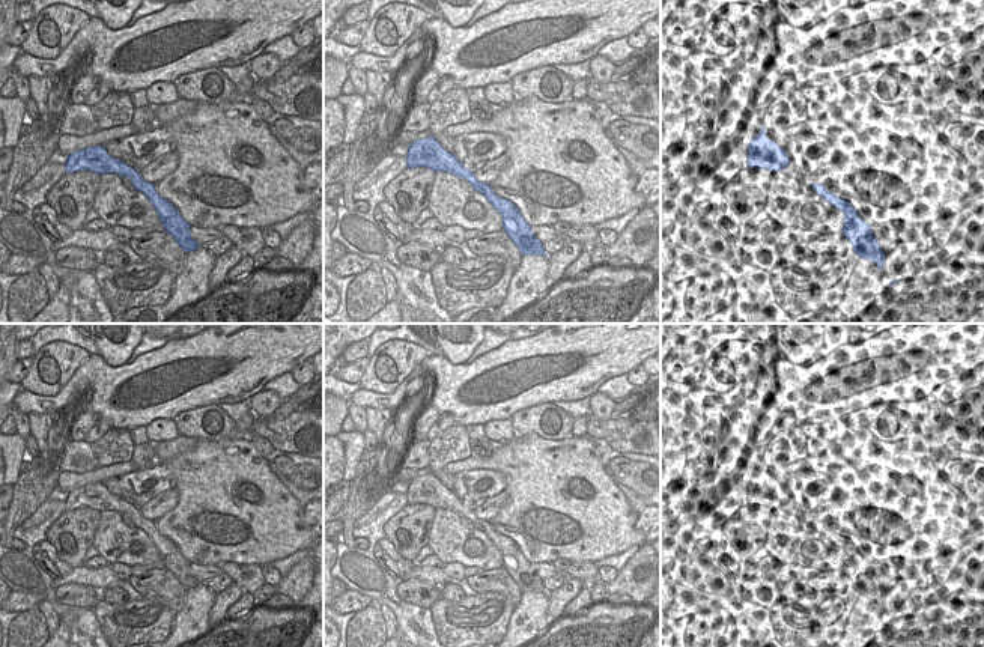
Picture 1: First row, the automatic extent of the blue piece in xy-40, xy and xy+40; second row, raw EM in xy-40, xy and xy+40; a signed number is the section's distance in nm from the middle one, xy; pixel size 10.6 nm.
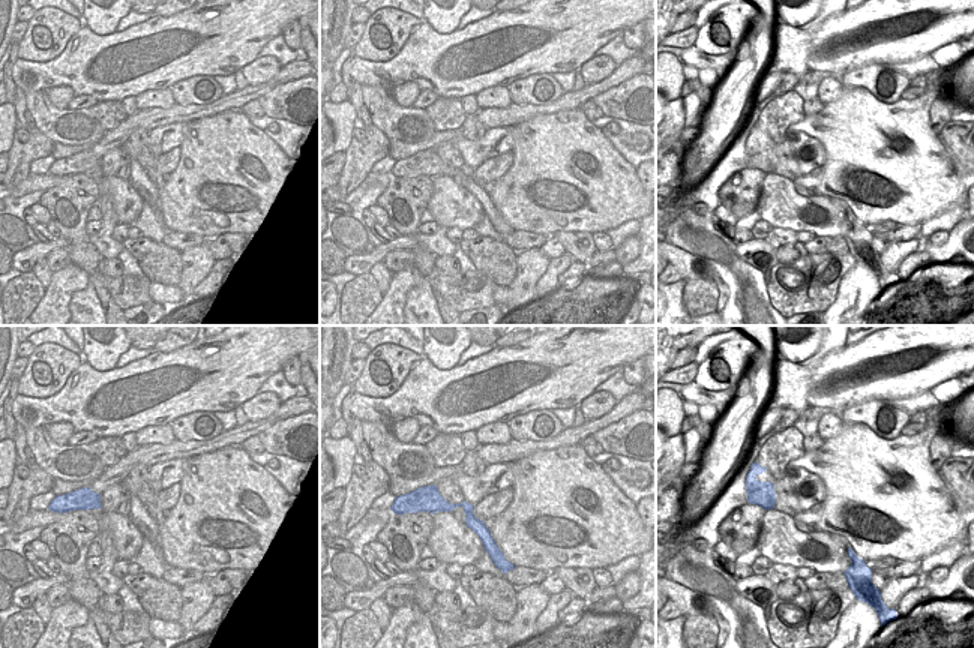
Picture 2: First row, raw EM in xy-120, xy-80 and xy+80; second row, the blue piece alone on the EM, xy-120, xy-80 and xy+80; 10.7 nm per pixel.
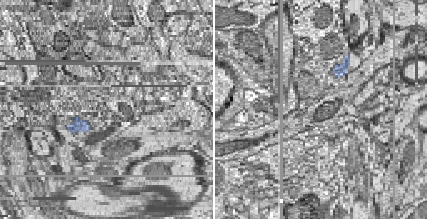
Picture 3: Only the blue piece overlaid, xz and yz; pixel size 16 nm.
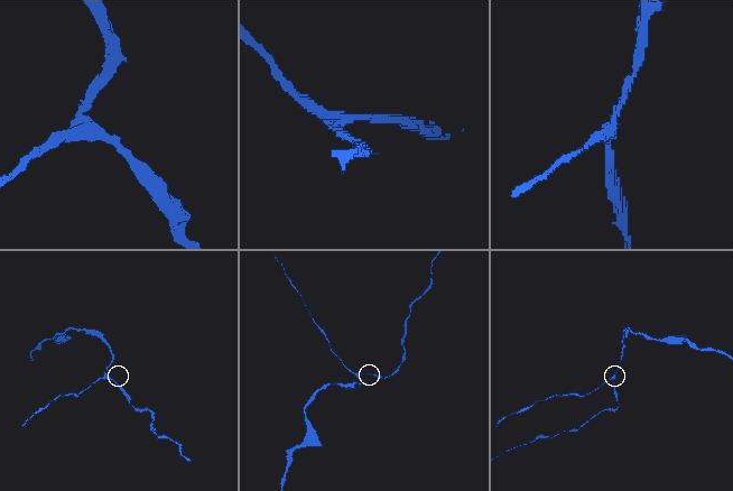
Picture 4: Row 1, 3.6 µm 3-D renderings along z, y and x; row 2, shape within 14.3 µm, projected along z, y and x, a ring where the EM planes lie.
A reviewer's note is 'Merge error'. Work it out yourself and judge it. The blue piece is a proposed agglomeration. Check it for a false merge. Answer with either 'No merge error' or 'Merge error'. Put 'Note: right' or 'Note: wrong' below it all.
Merge error.
Note: right

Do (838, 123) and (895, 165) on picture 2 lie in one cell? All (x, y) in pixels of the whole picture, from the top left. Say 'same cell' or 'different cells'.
same cell

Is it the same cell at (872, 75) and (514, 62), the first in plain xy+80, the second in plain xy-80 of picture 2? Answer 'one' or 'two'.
two

